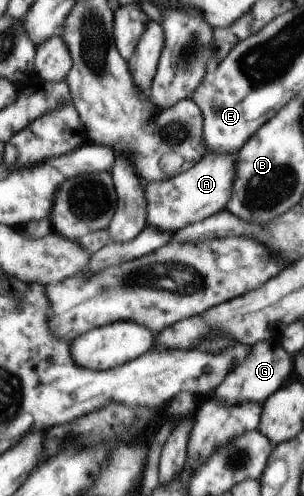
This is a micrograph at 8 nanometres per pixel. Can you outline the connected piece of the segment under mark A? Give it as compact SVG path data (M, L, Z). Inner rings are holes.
M204 153L204 158L199 160L190 170L182 172L178 176L168 180L154 181L145 184L144 194L146 194L146 224L152 228L158 228L162 232L176 232L185 226L204 220L213 214L223 211L226 204L230 202L232 196L232 186L234 186L234 162L235 154L210 154Z

